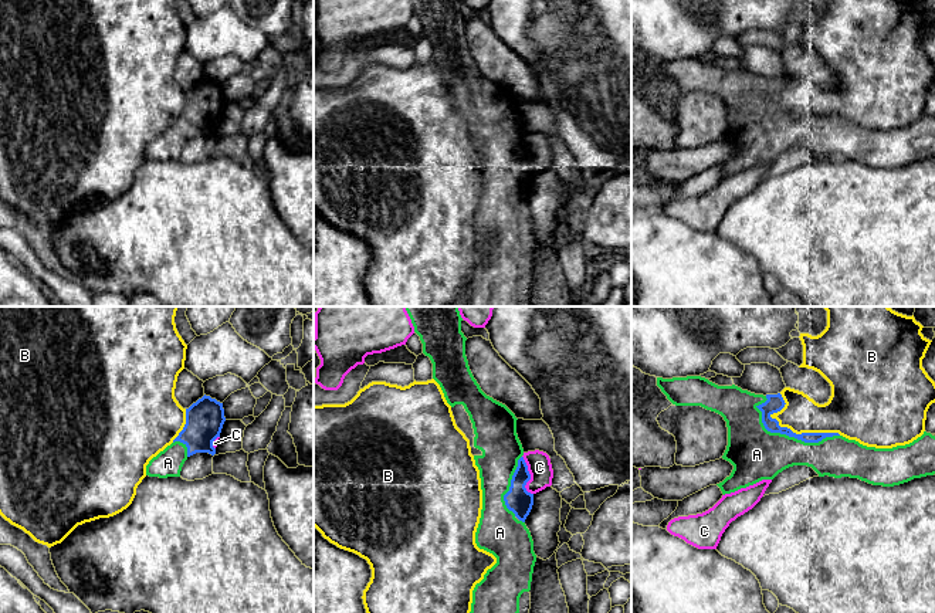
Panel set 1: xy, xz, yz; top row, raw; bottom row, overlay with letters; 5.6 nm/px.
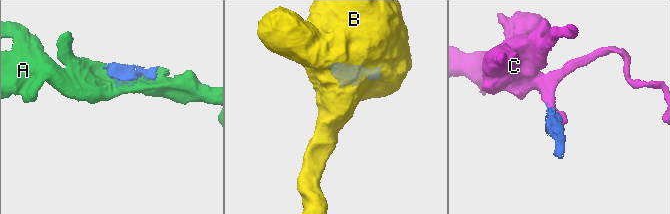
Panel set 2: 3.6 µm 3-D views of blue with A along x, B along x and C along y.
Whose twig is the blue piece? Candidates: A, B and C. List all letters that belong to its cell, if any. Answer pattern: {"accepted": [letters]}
{"accepted": ["A"]}

